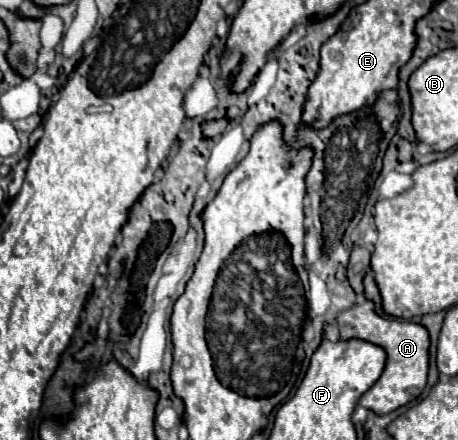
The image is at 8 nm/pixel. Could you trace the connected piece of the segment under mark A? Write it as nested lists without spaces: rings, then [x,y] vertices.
[[[358,301],[350,309],[344,309],[338,315],[340,339],[362,339],[374,343],[386,351],[386,367],[380,379],[360,397],[360,405],[370,409],[376,415],[386,415],[410,401],[414,401],[426,387],[428,377],[428,331],[422,325],[410,321],[396,321],[388,317],[380,317],[374,313],[372,301]]]

